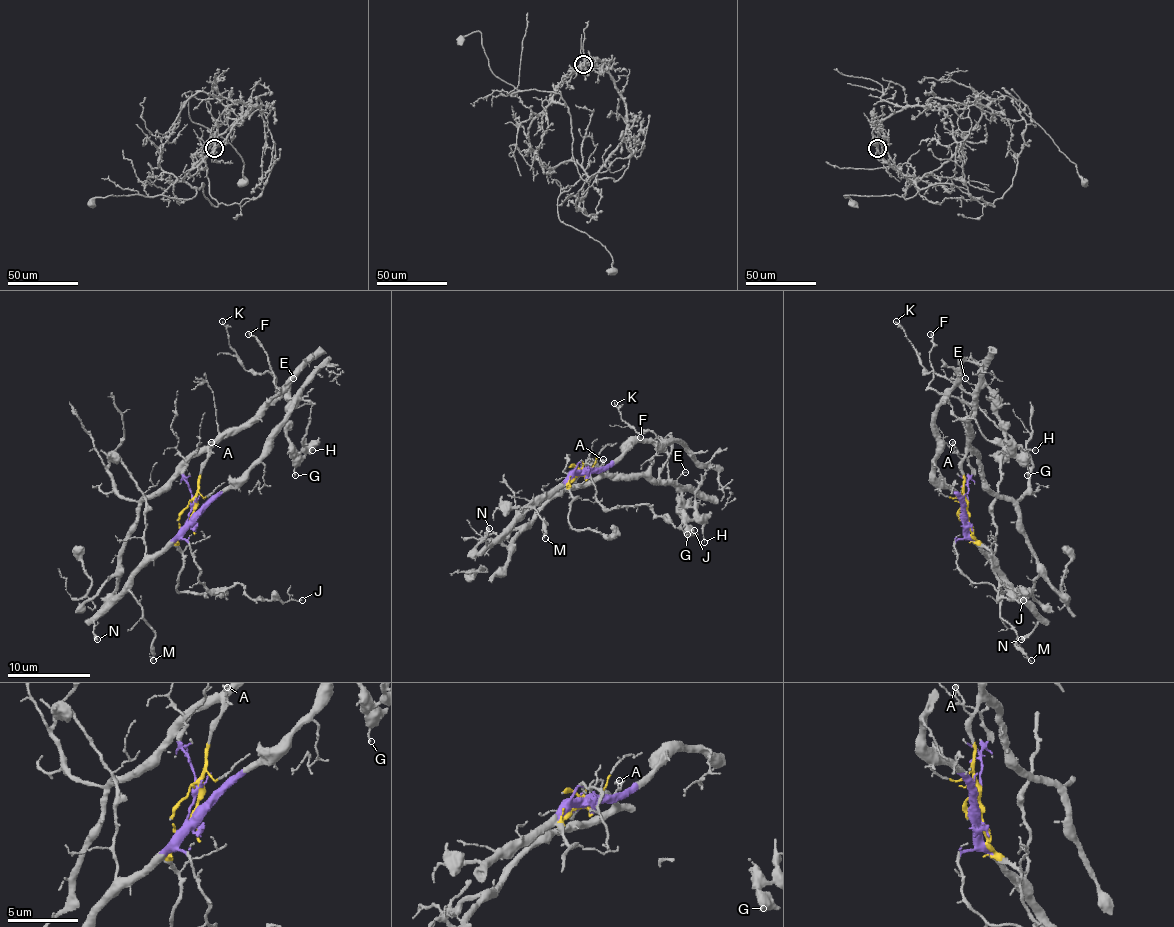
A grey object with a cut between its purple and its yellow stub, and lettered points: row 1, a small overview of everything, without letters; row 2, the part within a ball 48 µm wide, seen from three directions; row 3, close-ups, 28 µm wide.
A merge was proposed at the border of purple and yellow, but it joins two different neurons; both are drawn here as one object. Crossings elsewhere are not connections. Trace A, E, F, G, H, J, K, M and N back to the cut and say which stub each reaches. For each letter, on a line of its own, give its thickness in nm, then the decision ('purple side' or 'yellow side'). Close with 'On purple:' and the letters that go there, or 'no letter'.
A: calibre 110 nm; yellow side
E: calibre 90 nm; yellow side
F: calibre 140 nm; yellow side
G: calibre 110 nm; yellow side
H: calibre 100 nm; yellow side
J: calibre 110 nm; purple side
K: calibre 100 nm; yellow side
M: calibre 170 nm; purple side
N: calibre 320 nm; purple side
On purple: J, M, N

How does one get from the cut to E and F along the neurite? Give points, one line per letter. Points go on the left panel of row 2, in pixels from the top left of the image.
E: (192, 513), (200, 467), (206, 454), (223, 438), (235, 433), (294, 377)
F: (192, 513), (200, 467), (206, 454), (223, 438), (240, 431), (275, 396), (275, 377), (267, 352), (248, 333)

